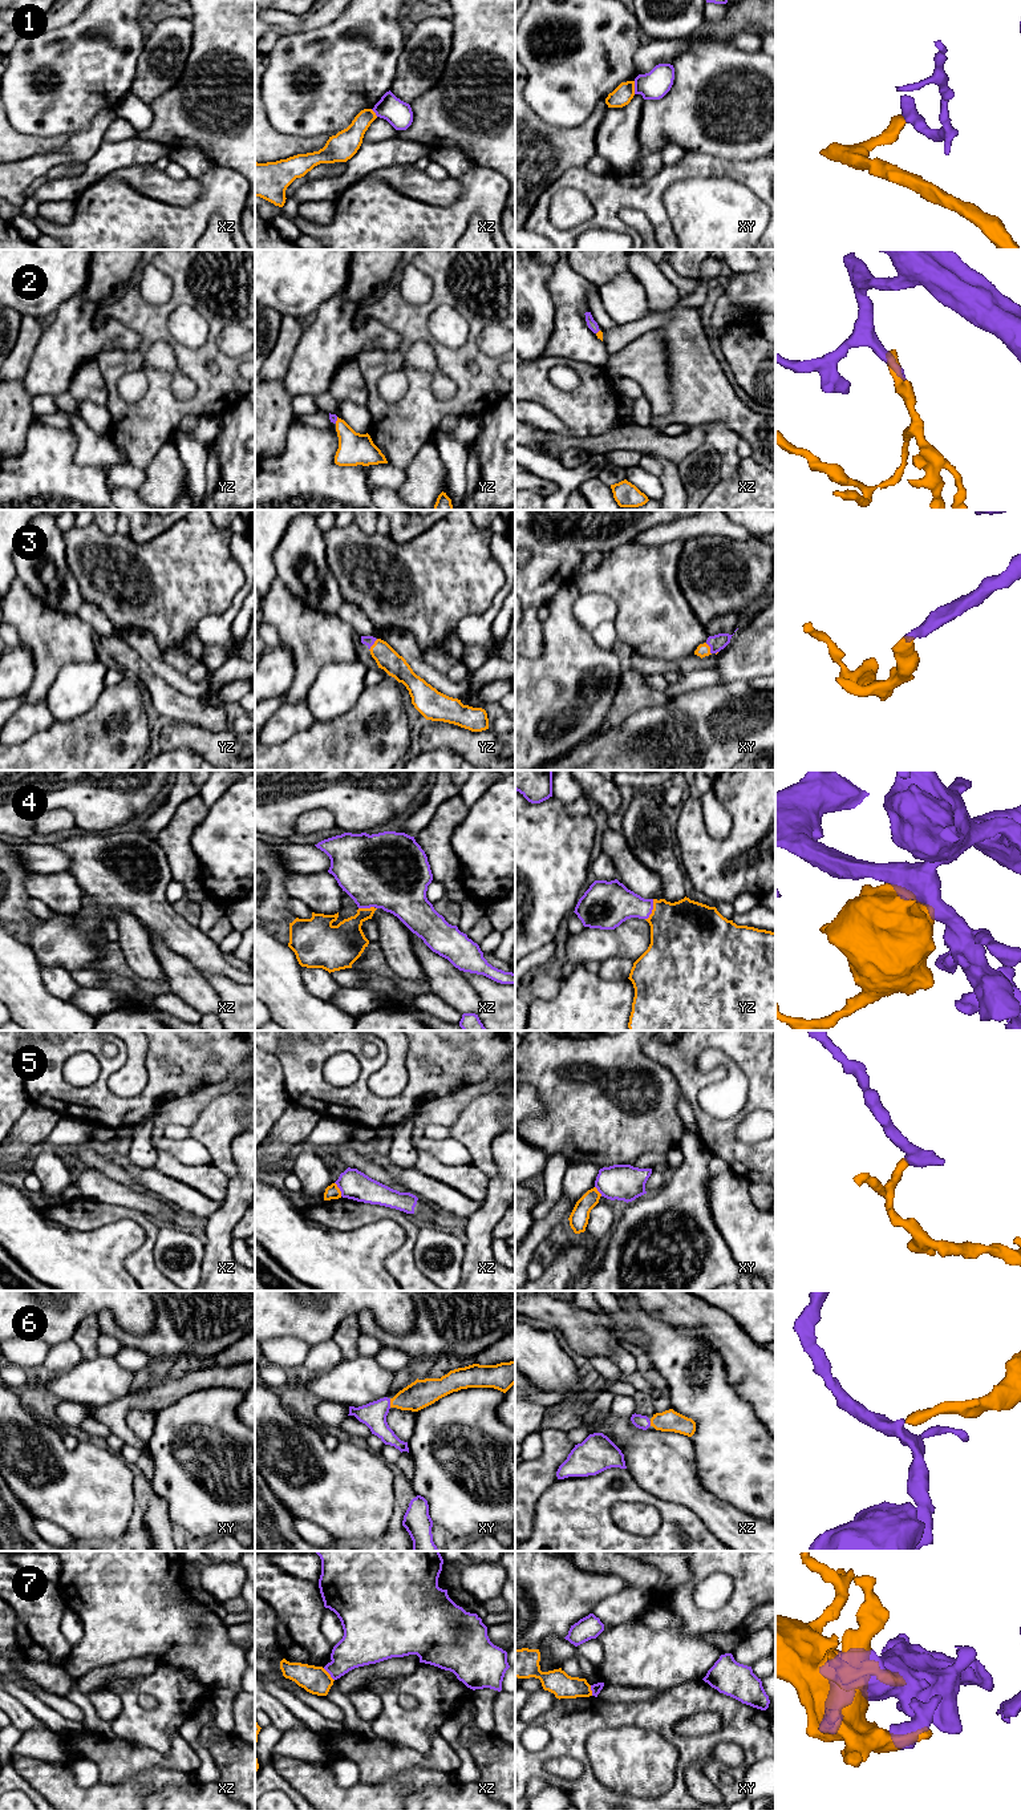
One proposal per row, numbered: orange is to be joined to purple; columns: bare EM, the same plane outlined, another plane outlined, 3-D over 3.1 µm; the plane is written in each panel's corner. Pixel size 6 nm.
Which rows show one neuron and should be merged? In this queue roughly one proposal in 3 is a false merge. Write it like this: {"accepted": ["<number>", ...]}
{"accepted": ["2", "3", "4", "6"]}

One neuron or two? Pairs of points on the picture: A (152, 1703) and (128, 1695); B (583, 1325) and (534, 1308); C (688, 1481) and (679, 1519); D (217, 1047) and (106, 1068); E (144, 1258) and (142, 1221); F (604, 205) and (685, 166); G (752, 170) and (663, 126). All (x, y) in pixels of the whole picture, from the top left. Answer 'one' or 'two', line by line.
A: two
B: one
C: two
D: one
E: one
F: one
G: two

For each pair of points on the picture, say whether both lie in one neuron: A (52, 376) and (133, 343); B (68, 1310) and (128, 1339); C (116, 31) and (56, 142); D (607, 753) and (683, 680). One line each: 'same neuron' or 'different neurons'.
A: same neuron
B: different neurons
C: different neurons
D: different neurons

